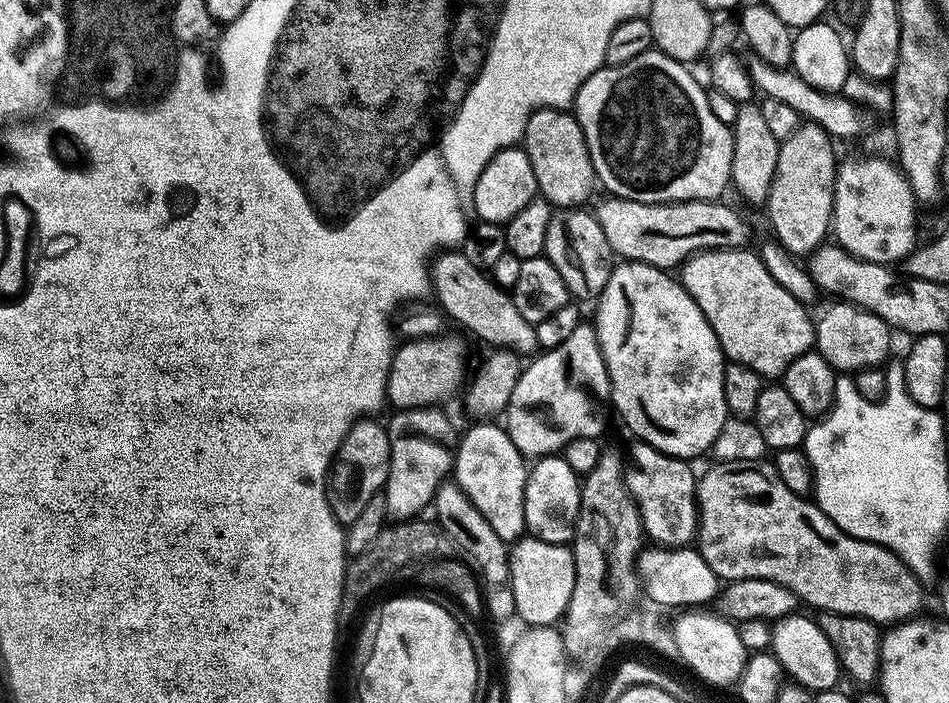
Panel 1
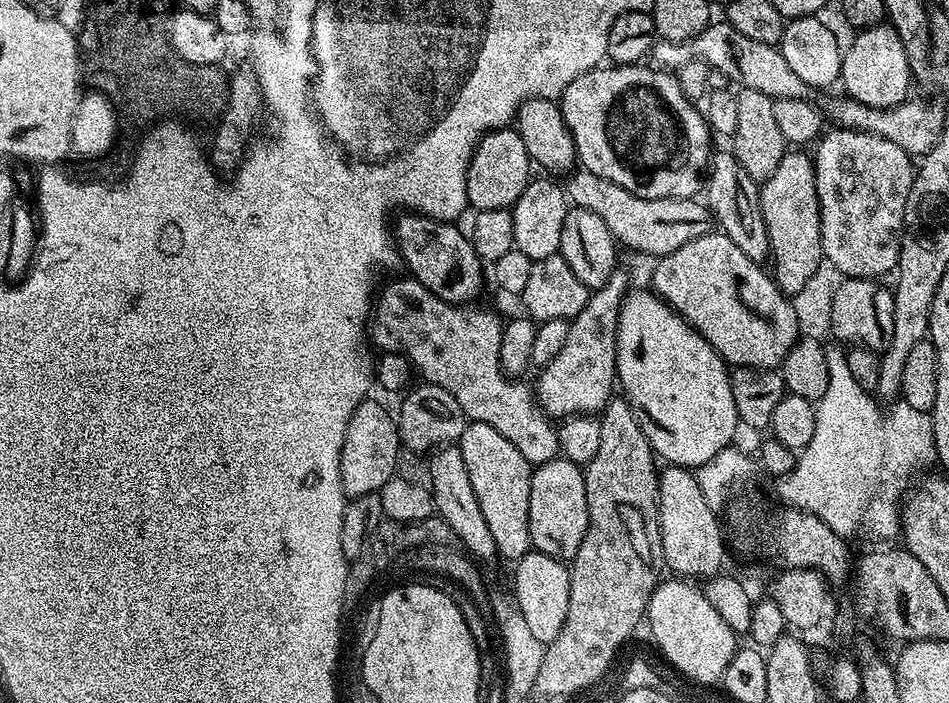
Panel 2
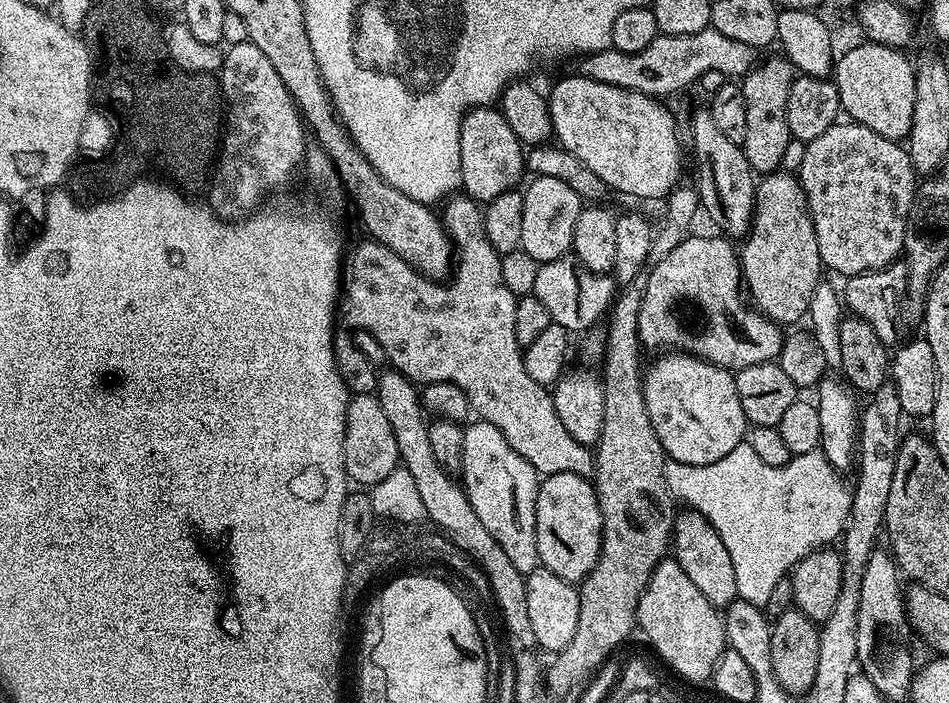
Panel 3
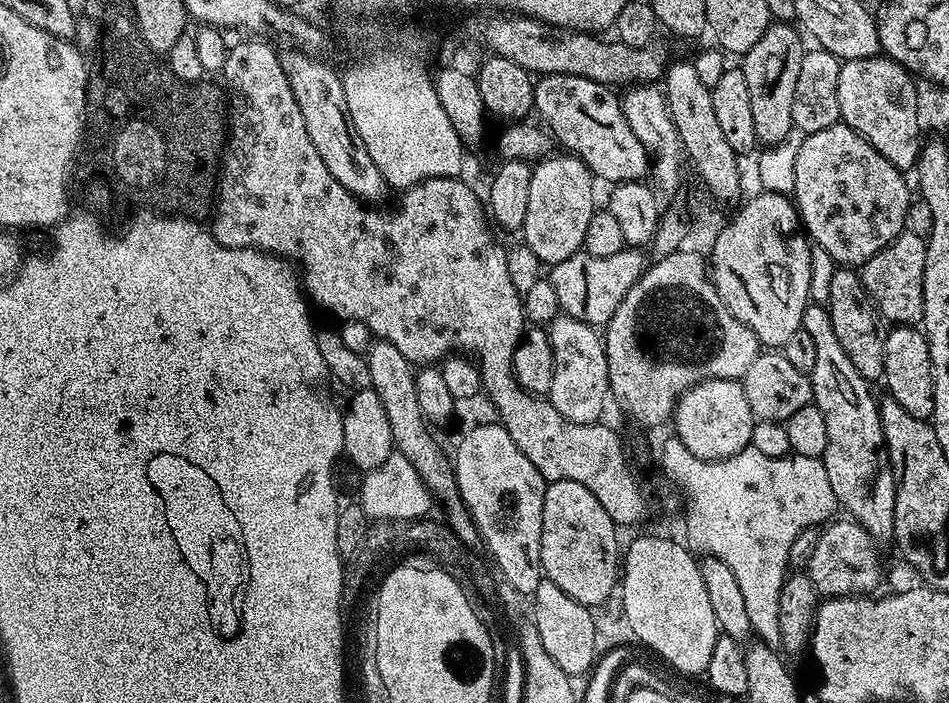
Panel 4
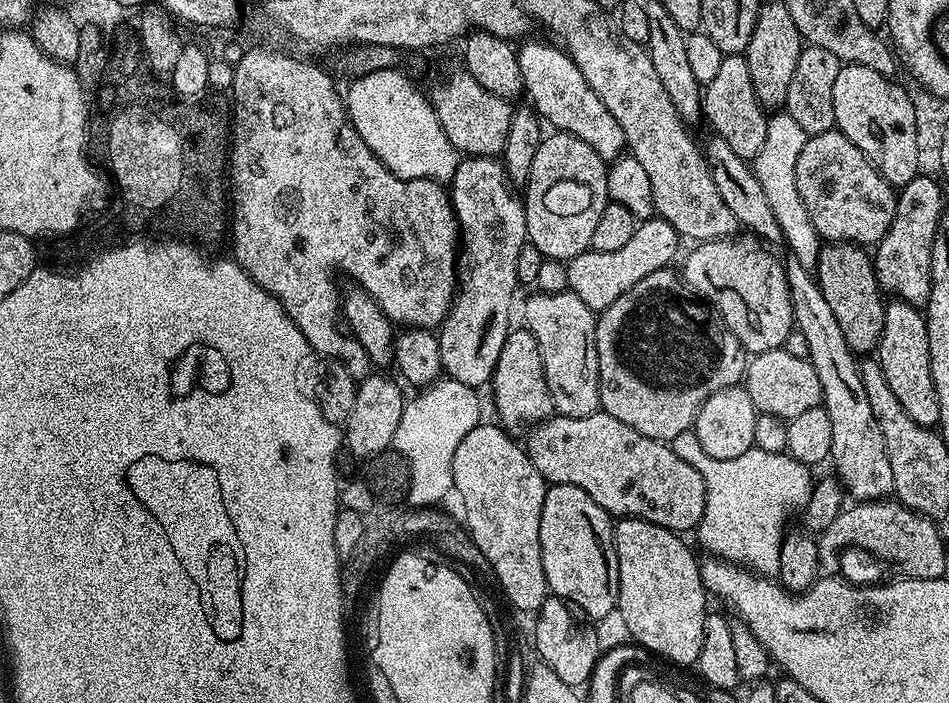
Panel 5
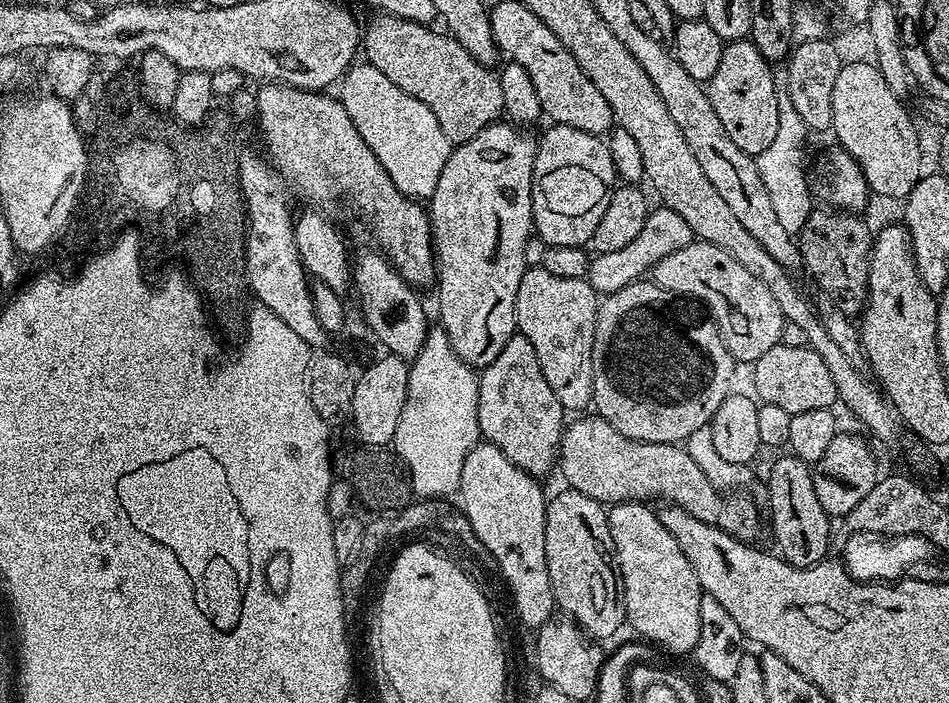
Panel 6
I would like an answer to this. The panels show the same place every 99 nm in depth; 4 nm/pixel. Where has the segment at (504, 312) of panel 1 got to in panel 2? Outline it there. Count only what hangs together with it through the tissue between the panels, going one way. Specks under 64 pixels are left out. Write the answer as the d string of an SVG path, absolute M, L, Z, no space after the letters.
M404 214L394 224L394 243L399 259L409 268L411 279L417 280L426 290L433 292L451 304L466 304L475 301L480 287L486 284L486 268L480 255L474 250L471 239L455 223L435 220L419 214Z

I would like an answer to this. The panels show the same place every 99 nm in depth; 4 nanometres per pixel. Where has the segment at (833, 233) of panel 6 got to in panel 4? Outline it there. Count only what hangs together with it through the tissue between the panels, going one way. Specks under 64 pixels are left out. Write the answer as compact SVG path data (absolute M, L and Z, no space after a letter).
M848 266L837 267L834 278L830 278L827 310L830 314L830 322L834 322L834 334L838 338L838 343L841 344L842 350L846 350L846 358L850 358L854 370L858 370L858 374L862 374L862 378L866 381L883 381L886 366L884 341L886 328L883 328L885 325L872 297L860 285L859 271Z

